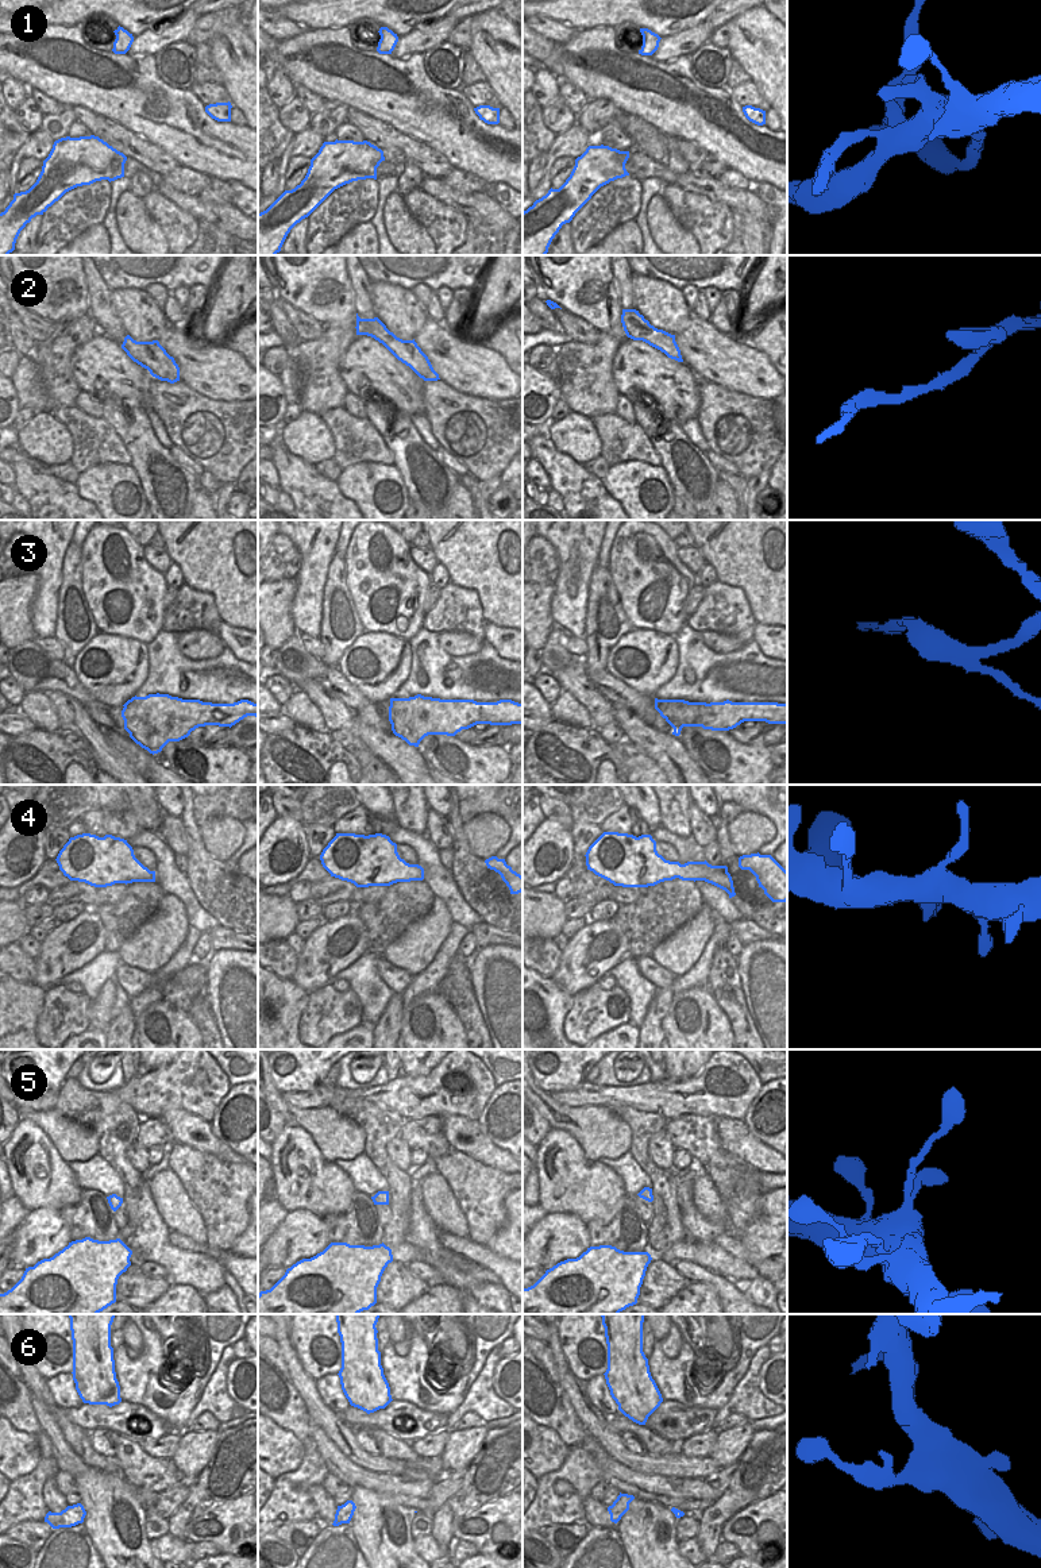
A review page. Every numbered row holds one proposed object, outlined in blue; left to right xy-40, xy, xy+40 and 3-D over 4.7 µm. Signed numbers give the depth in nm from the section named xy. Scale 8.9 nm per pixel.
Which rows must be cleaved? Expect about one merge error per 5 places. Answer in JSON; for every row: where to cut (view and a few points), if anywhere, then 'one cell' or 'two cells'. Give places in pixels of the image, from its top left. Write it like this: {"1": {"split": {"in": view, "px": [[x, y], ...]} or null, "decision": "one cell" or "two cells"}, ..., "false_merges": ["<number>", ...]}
{"1": {"split": null, "decision": "one cell"}, "2": {"split": null, "decision": "one cell"}, "3": {"split": {"in": "xy+40", "px": [[685, 701], [669, 701], [660, 715]]}, "decision": "two cells"}, "4": {"split": null, "decision": "one cell"}, "5": {"split": null, "decision": "one cell"}, "6": {"split": null, "decision": "one cell"}, "false_merges": ["3"]}

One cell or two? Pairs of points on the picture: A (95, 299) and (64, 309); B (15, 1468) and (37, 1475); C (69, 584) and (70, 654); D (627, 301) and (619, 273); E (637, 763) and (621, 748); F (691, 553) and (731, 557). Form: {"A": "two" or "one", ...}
{"A": "two", "B": "two", "C": "one", "D": "one", "E": "one", "F": "two"}

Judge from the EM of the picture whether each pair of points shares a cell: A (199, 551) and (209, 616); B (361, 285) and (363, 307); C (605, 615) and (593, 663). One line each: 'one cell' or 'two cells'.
A: two cells
B: one cell
C: one cell

